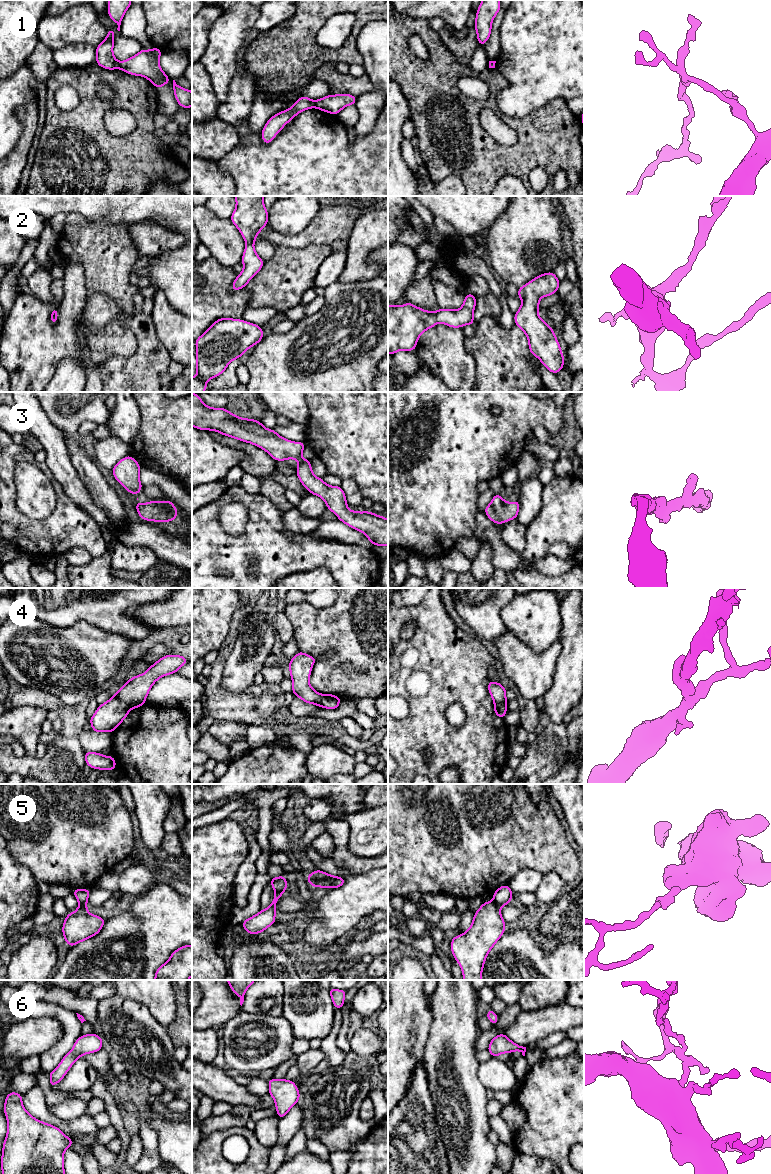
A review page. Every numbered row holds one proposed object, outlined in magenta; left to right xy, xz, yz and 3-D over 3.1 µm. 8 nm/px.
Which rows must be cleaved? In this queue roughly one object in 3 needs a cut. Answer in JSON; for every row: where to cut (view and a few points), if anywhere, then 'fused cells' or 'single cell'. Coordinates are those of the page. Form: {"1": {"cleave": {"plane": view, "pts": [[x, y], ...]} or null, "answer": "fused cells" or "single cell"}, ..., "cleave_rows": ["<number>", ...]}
{"1": {"cleave": {"plane": "xy", "pts": [[119, 62], [117, 67]]}, "answer": "fused cells"}, "2": {"cleave": null, "answer": "single cell"}, "3": {"cleave": null, "answer": "single cell"}, "4": {"cleave": {"plane": "xy", "pts": [[115, 694], [129, 709]]}, "answer": "fused cells"}, "5": {"cleave": {"plane": "xy", "pts": [[86, 904], [79, 906]]}, "answer": "fused cells"}, "6": {"cleave": null, "answer": "single cell"}, "cleave_rows": ["1", "4", "5"]}

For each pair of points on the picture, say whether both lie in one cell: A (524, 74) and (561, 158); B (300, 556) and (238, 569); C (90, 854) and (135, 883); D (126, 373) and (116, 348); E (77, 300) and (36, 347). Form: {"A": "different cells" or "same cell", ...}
{"A": "different cells", "B": "same cell", "C": "different cells", "D": "different cells", "E": "same cell"}

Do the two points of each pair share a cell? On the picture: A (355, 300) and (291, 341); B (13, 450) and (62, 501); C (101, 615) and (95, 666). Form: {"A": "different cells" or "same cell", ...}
{"A": "same cell", "B": "same cell", "C": "different cells"}

